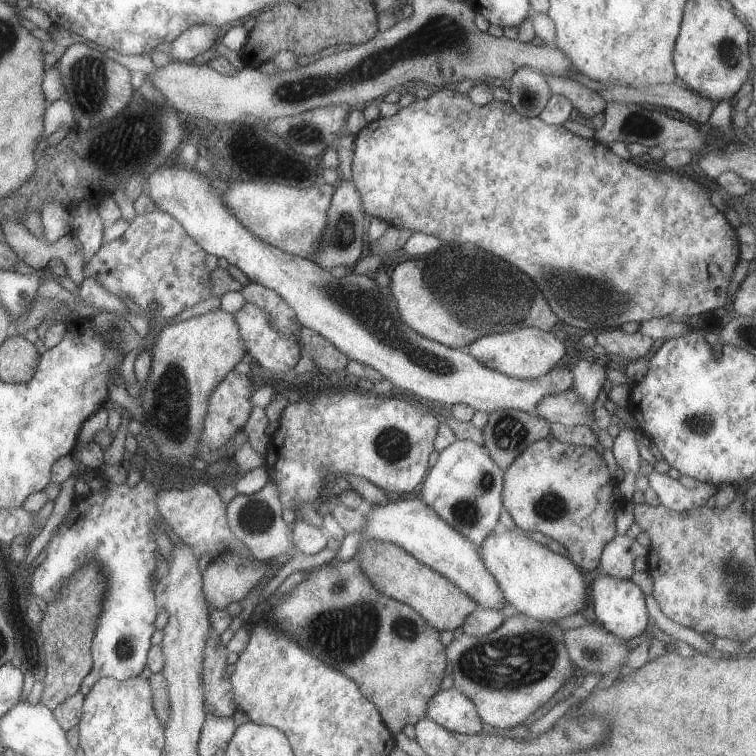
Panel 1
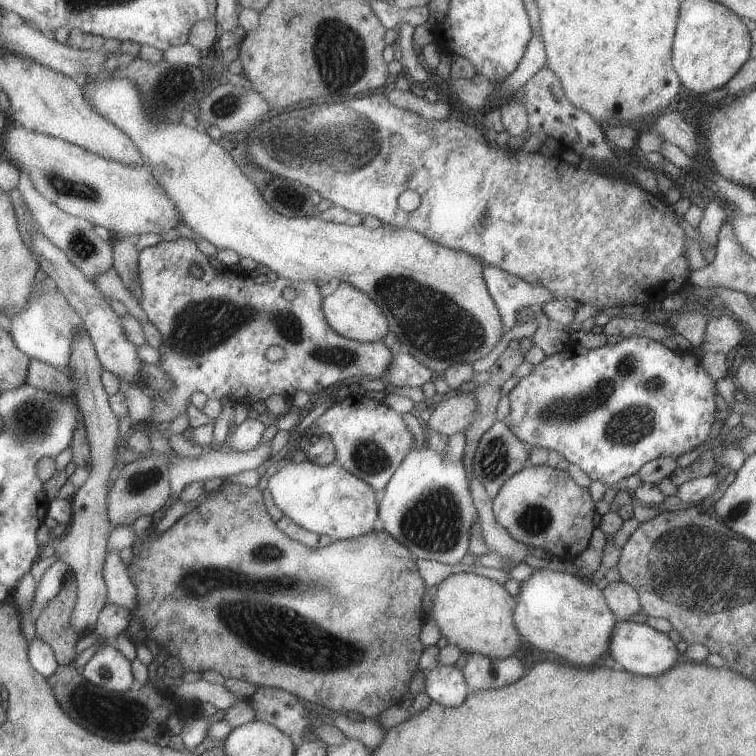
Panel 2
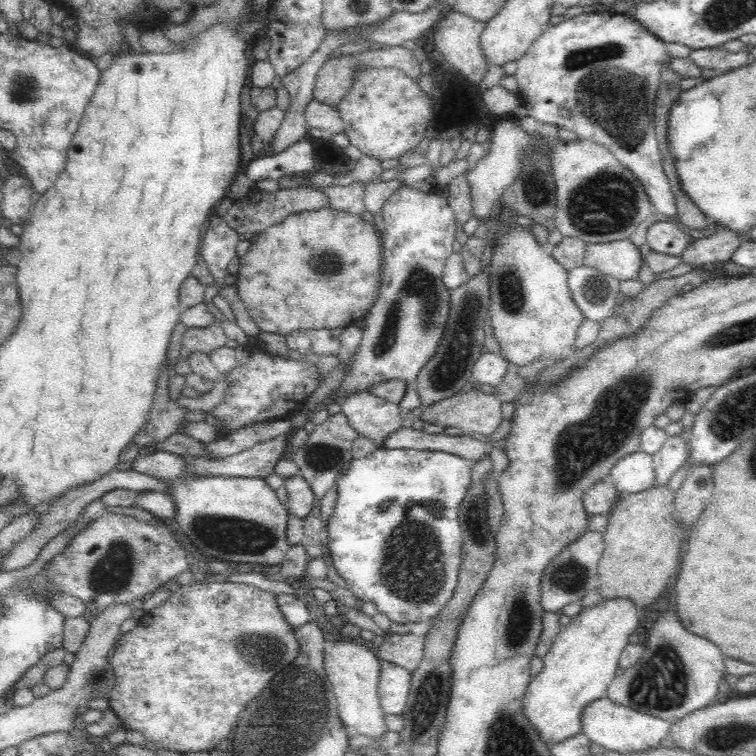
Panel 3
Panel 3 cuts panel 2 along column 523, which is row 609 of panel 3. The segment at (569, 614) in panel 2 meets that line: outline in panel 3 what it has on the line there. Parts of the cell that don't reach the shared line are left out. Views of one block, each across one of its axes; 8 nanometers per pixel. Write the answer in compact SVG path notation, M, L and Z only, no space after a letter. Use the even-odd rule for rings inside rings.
M608 598L592 606L582 606L577 615L569 617L569 623L558 631L550 652L543 658L543 669L534 679L531 679L522 698L526 717L550 746L552 742L562 742L566 738L579 734L582 726L582 712L586 706L606 696L608 686L616 676L620 654L630 644L630 636L640 626L638 610L640 608L632 604L629 598Z

